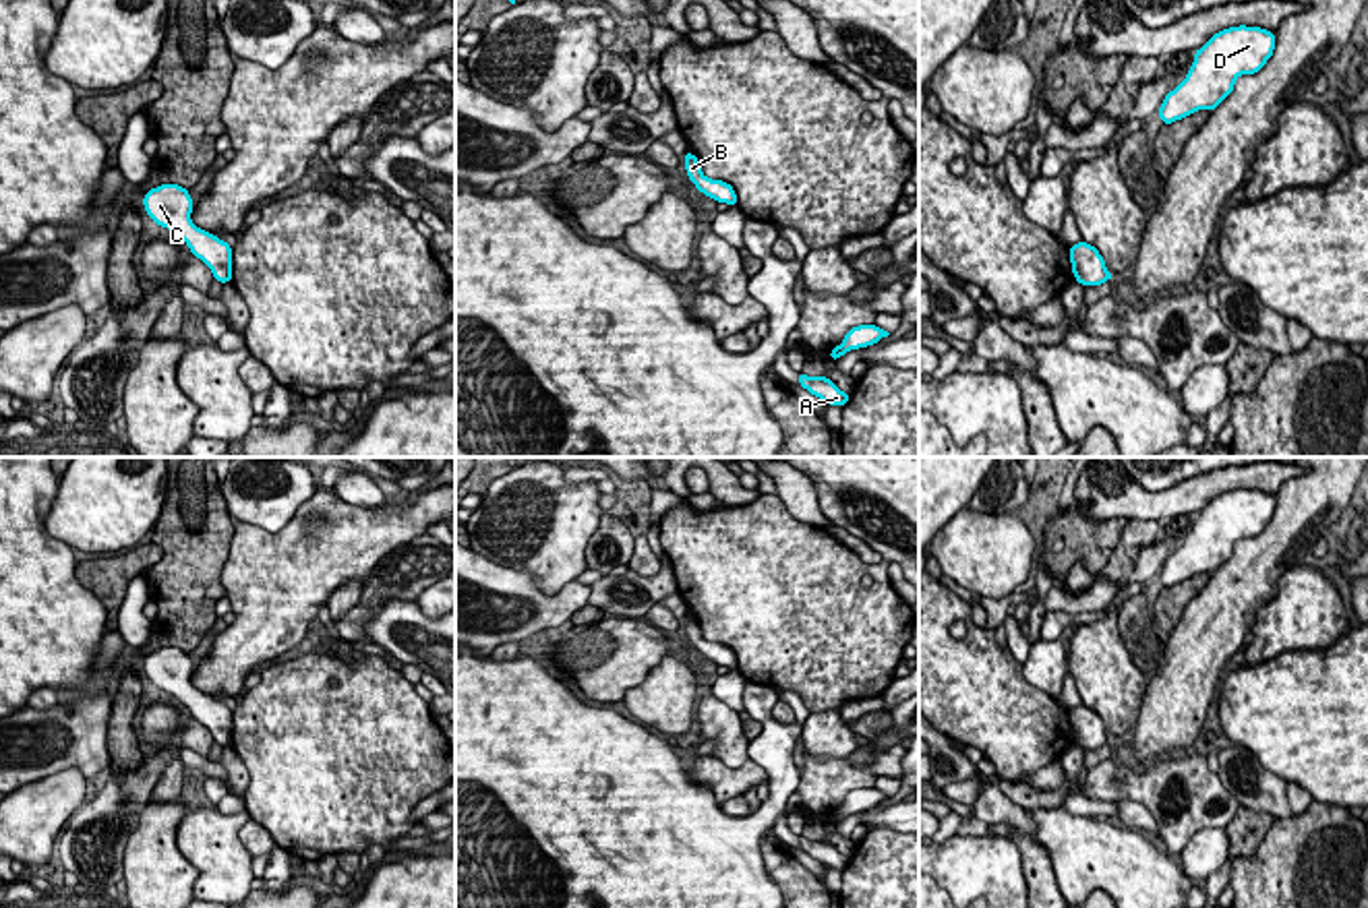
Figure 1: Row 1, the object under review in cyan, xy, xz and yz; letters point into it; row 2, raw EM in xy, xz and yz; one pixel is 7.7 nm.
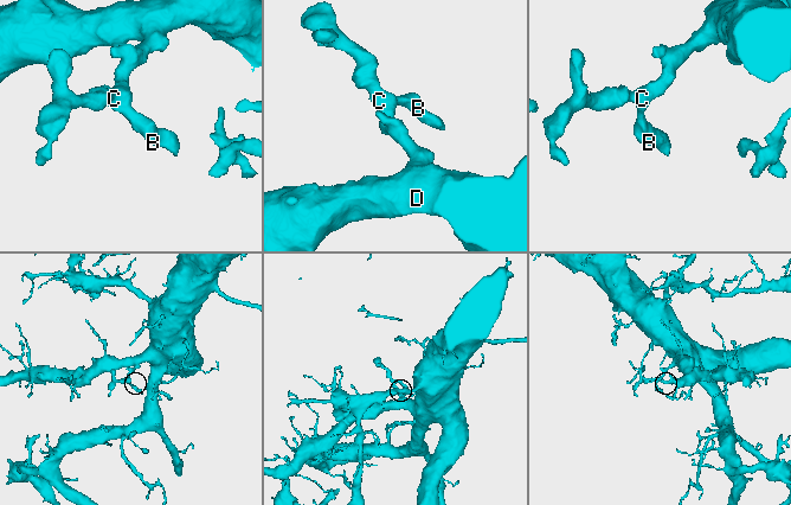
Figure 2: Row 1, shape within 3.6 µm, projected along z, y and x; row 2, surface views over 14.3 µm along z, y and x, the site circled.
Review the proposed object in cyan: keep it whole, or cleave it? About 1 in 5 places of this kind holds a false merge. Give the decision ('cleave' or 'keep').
keep

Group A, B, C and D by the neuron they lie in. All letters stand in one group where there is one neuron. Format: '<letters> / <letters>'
A B C D

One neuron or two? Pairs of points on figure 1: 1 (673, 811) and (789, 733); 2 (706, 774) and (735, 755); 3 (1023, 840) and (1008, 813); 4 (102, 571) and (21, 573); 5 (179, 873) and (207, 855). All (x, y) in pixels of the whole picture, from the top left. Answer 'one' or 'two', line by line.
1: one
2: two
3: one
4: two
5: two

